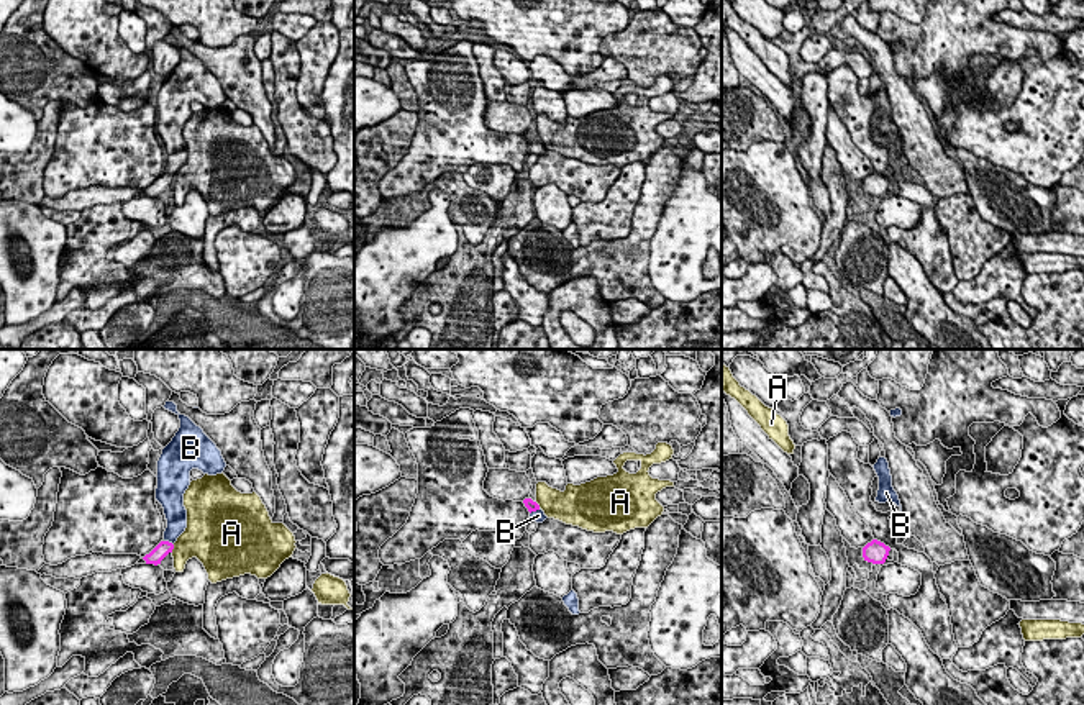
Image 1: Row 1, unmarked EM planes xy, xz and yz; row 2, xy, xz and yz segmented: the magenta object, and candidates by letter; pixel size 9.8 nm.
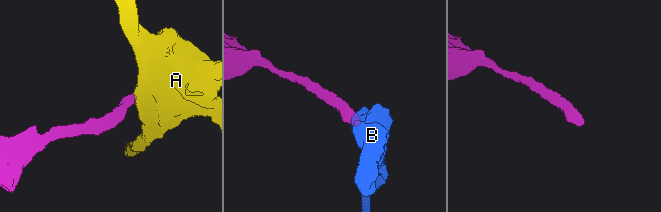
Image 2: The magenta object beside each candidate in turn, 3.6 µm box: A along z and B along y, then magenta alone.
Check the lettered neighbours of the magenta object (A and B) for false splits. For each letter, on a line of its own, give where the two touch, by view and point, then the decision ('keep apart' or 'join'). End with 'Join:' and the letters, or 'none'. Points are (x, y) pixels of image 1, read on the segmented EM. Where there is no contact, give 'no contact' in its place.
A: contact xy (173, 548); keep apart
B: contact xy (168, 541); join
Join: B

